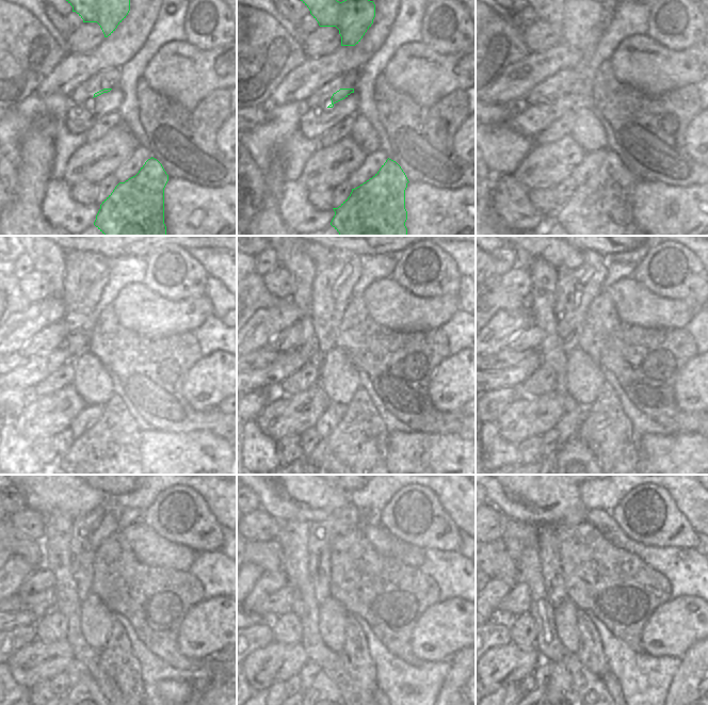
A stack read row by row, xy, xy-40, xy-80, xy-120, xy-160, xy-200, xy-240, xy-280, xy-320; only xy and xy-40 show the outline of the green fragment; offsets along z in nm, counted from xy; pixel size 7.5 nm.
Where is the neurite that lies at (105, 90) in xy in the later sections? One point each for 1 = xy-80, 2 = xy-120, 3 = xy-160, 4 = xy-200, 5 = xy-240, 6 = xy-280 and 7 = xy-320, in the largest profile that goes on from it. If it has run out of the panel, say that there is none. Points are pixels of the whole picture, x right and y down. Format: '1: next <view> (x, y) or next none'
1: next xy-80 (582, 94)
2: next xy-120 (99, 269)
3: next xy-160 (338, 281)
4: next xy-200 (576, 287)
5: next xy-240 (90, 529)
6: next xy-280 (322, 534)
7: next xy-320 (551, 534)

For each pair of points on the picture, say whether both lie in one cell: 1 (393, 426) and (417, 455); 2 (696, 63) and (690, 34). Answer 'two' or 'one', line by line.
1: two
2: two

